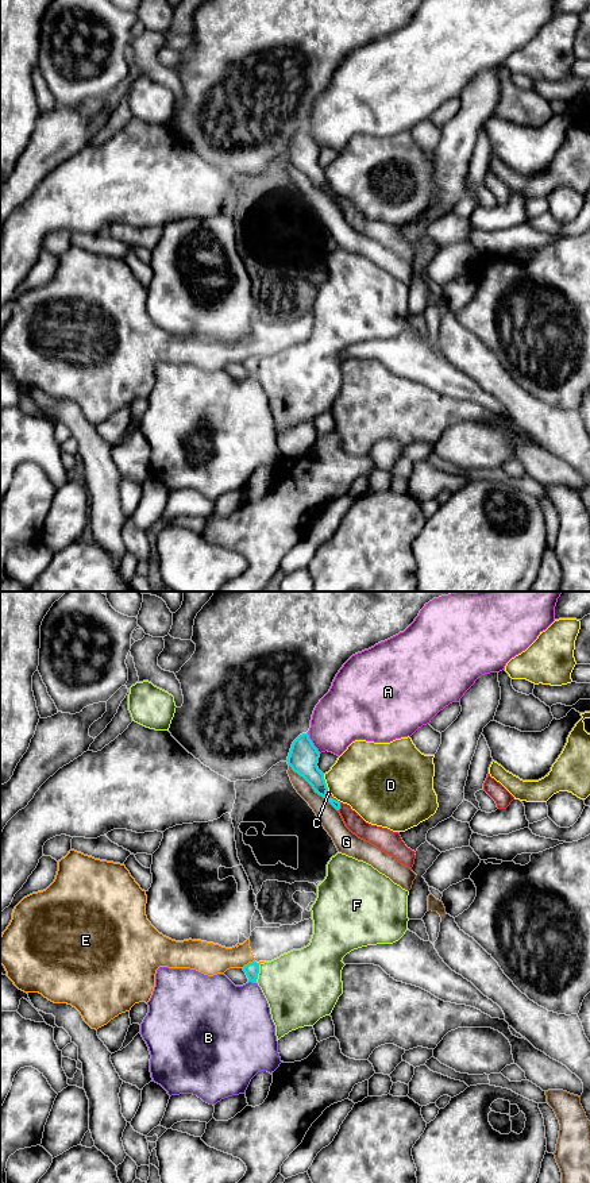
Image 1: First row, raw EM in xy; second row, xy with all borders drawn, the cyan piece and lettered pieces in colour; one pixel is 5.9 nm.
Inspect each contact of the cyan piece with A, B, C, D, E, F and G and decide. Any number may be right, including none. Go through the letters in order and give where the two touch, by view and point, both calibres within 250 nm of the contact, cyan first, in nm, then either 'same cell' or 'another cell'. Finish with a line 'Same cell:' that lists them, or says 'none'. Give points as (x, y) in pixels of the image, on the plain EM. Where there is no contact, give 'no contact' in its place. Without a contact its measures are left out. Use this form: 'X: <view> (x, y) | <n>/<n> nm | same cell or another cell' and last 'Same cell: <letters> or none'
A: xy (312, 138) | 180/320 nm | another cell
B: xy (253, 377) | 90/420 nm | another cell
C: xy (335, 195) | 120/20 nm | another cell
D: xy (324, 177) | 180/380 nm | another cell
E: xy (249, 358) | 90/190 nm | another cell
F: xy (258, 367) | 90/400 nm | another cell
G: xy (313, 184) | 180/120 nm | another cell
Same cell: none

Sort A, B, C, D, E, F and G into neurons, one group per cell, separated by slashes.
A / B / C / D / E / F / G

